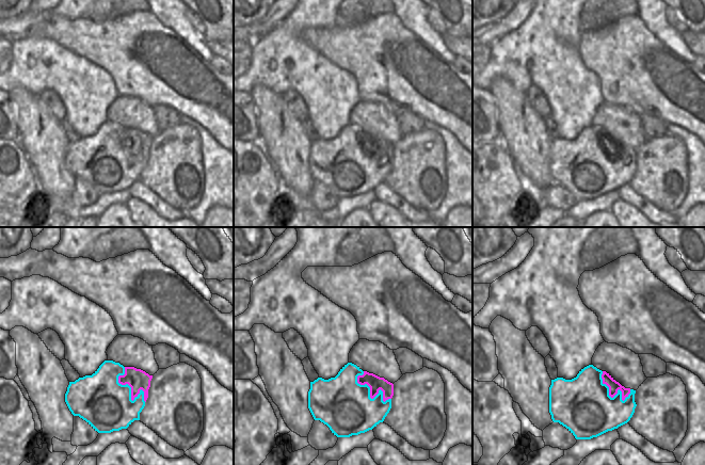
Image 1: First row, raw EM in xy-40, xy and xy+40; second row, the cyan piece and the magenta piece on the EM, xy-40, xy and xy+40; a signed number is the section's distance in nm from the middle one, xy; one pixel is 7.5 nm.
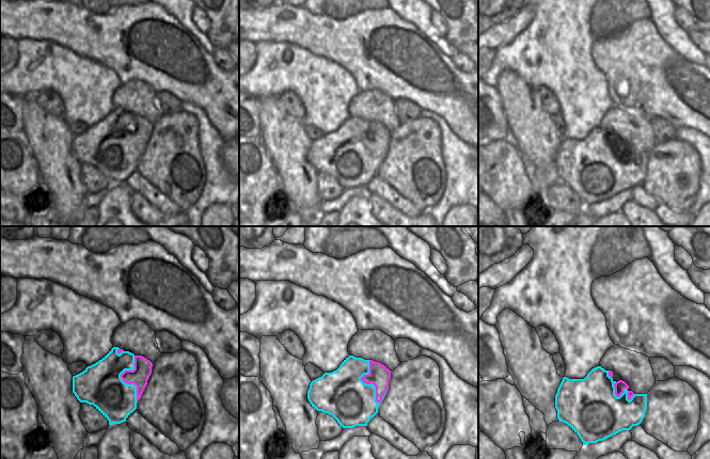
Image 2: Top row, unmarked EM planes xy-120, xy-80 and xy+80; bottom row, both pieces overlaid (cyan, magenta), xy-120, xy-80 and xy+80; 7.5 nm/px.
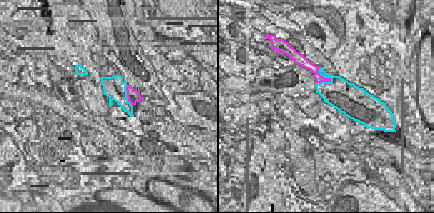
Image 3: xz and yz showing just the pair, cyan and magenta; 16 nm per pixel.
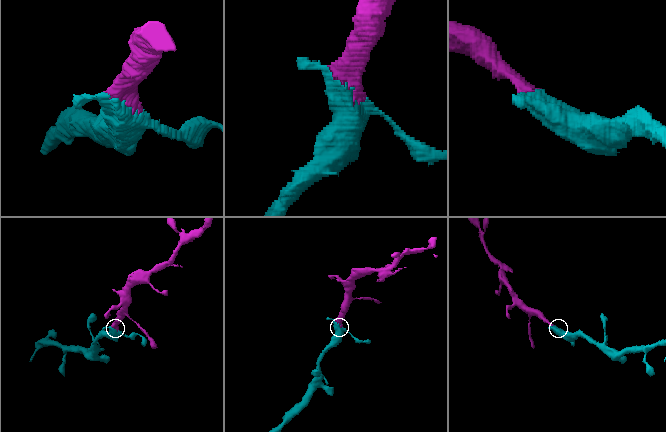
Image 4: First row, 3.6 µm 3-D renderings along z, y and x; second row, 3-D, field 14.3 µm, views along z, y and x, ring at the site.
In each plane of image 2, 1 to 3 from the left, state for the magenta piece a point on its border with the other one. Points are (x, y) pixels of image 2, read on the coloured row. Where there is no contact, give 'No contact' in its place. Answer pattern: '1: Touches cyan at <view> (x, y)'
1: Touches cyan at xy-120 (121, 379)
2: Touches cyan at xy-80 (365, 383)
3: Touches cyan at xy+80 (622, 393)

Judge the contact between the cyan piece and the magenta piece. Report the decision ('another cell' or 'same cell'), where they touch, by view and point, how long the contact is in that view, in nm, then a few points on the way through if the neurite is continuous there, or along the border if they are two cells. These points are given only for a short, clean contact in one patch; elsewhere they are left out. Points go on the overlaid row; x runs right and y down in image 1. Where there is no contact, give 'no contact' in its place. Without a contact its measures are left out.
same cell; contact xy-40 (130, 390); length 300 nm

